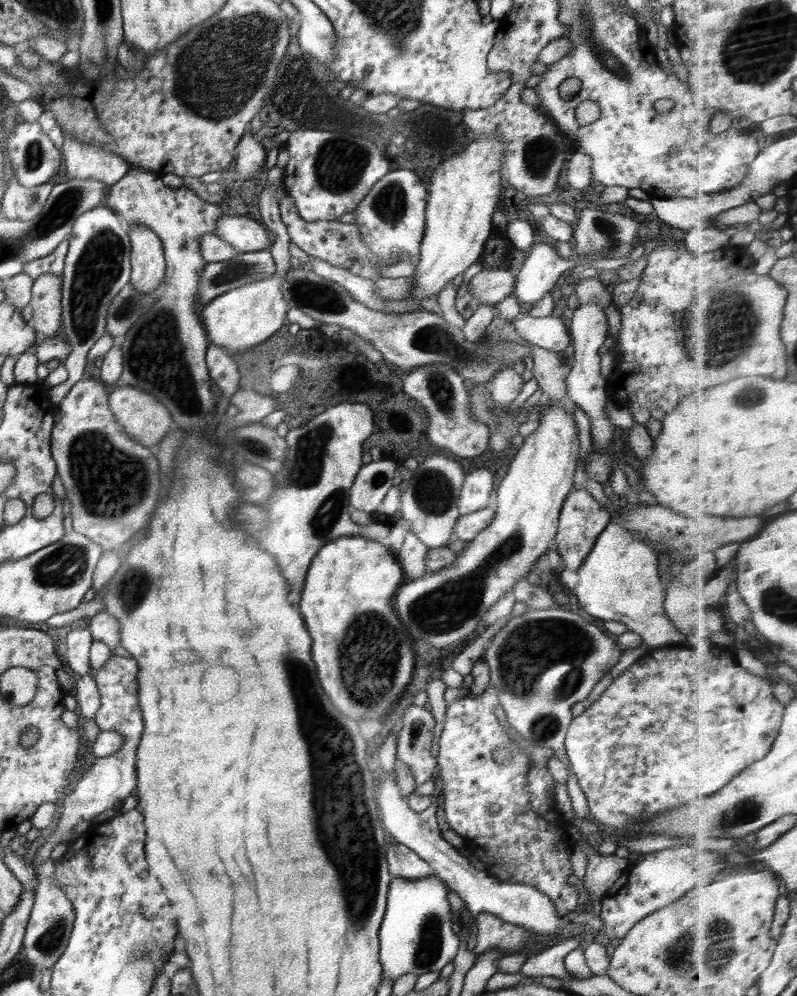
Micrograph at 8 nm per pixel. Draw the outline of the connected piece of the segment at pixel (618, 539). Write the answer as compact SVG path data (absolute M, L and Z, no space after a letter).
M612 521L598 536L596 543L588 556L584 558L583 565L577 570L578 582L573 589L575 606L578 610L602 620L616 620L627 626L627 630L641 636L643 644L648 650L664 646L686 645L690 641L679 630L673 627L672 621L666 616L664 608L665 577L664 570L658 565L658 556L653 547L636 539L629 530Z

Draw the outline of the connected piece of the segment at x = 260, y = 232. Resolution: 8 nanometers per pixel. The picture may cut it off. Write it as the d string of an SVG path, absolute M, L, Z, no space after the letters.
M225 212L217 220L215 235L231 244L240 253L269 249L268 230L253 215L234 217L231 213Z

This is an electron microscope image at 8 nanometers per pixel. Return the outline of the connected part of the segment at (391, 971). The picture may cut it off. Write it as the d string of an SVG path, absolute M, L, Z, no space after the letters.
M435 876L405 879L394 877L387 892L387 905L379 928L379 961L383 978L396 980L400 975L411 972L418 976L424 972L442 970L458 952L459 939L452 931L451 909L448 903L448 888Z

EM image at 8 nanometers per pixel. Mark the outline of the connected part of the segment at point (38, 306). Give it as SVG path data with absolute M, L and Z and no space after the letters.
M50 273L34 280L30 306L34 310L31 326L40 331L45 338L52 338L61 326L61 288L62 278Z

